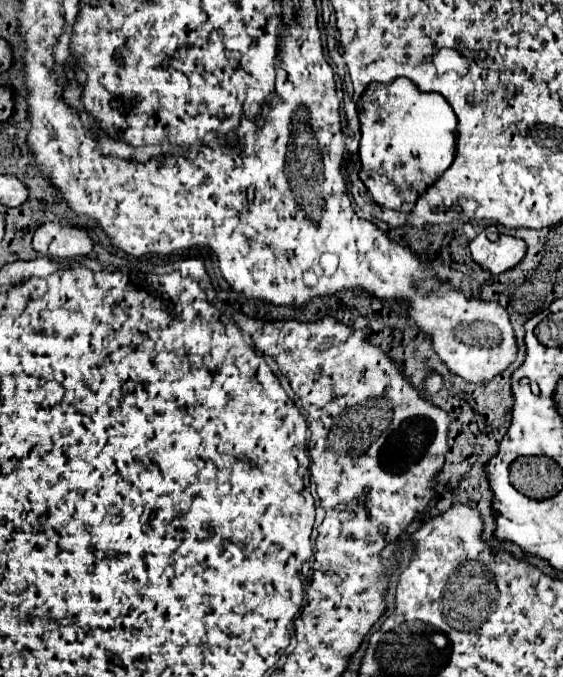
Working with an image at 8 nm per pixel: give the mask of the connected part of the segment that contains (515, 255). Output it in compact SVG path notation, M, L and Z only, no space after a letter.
M486 226L472 242L470 254L482 270L502 274L520 264L526 254L526 244L520 238L502 234L496 226Z

